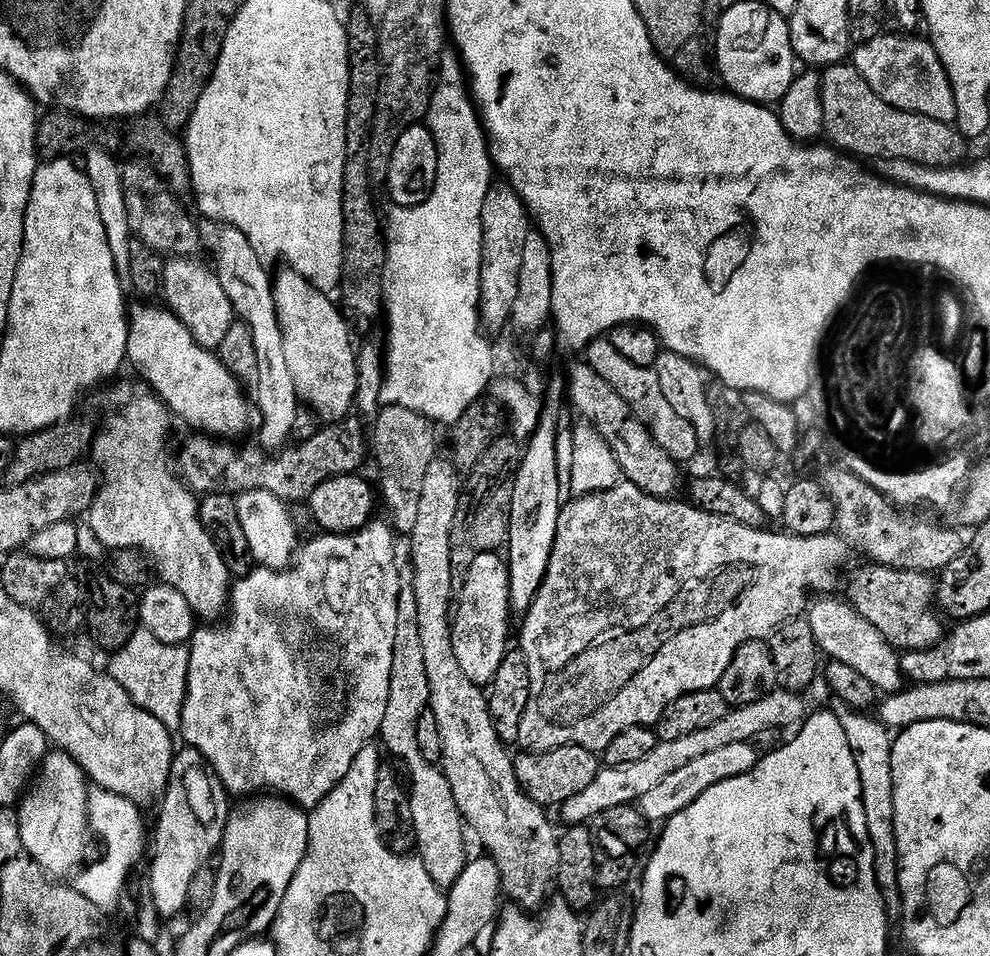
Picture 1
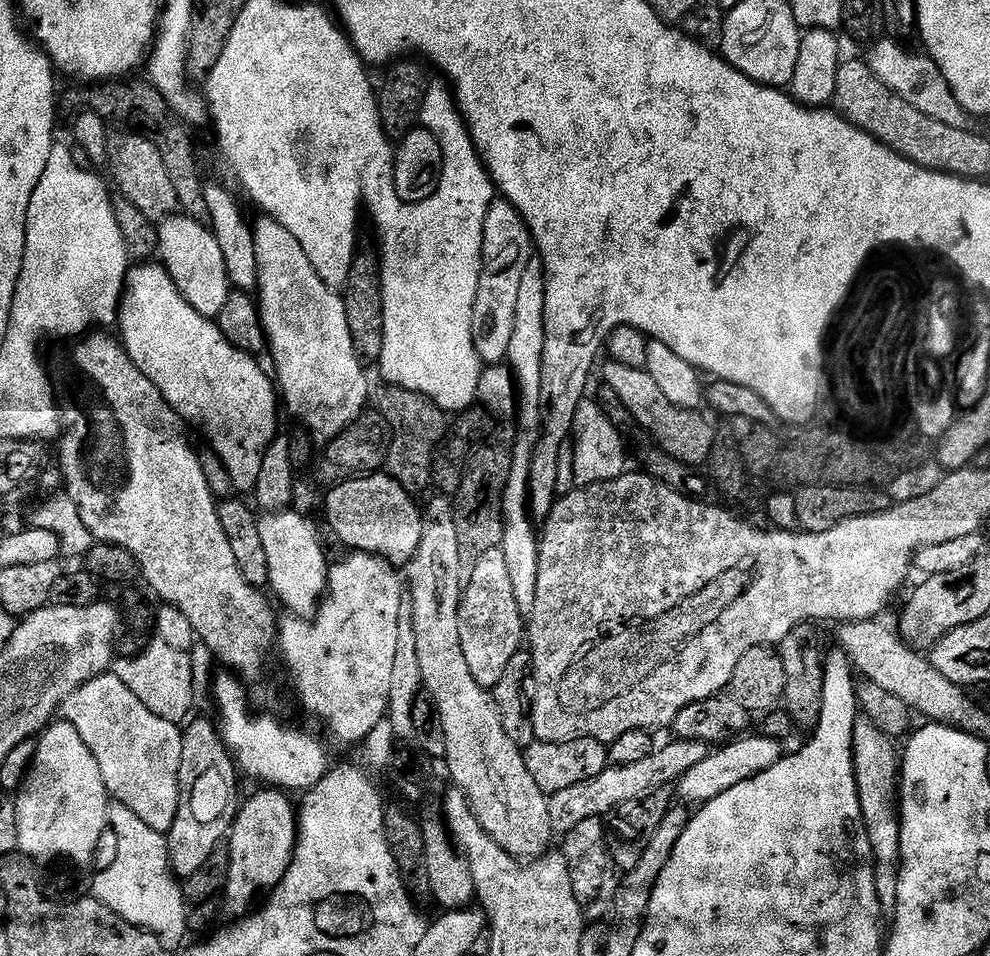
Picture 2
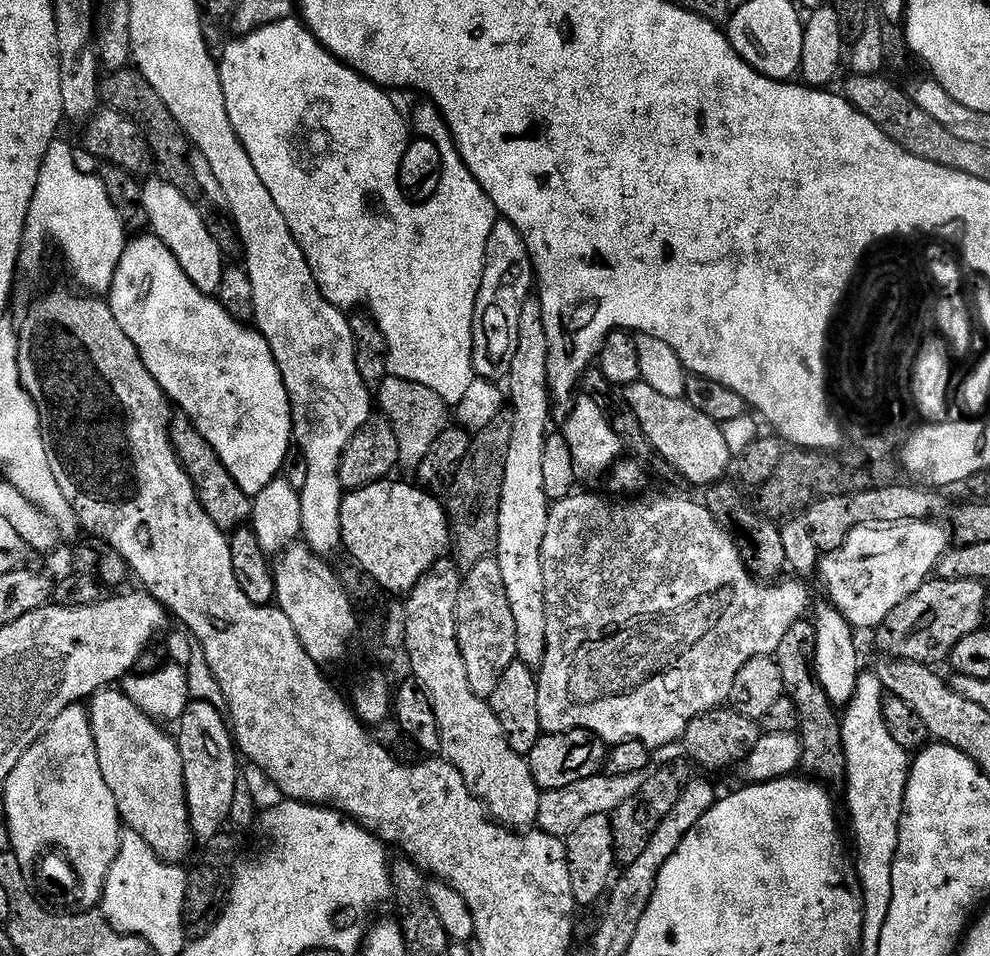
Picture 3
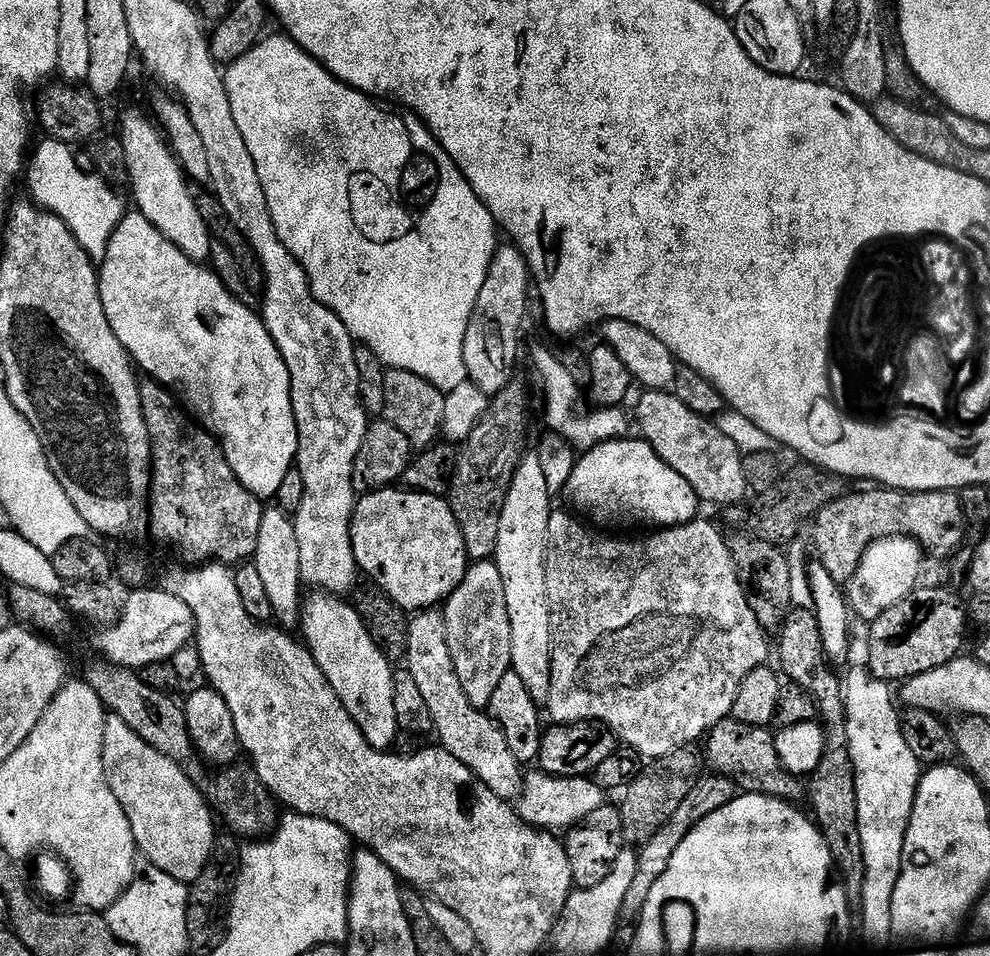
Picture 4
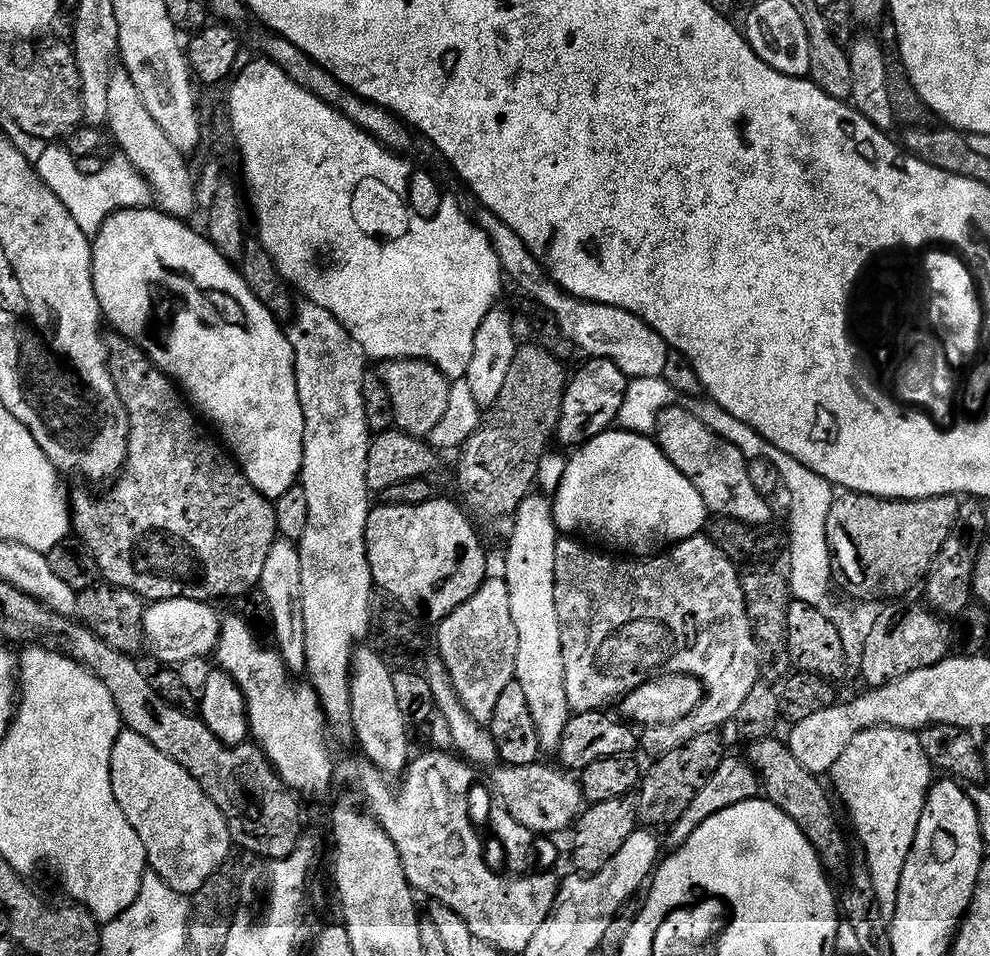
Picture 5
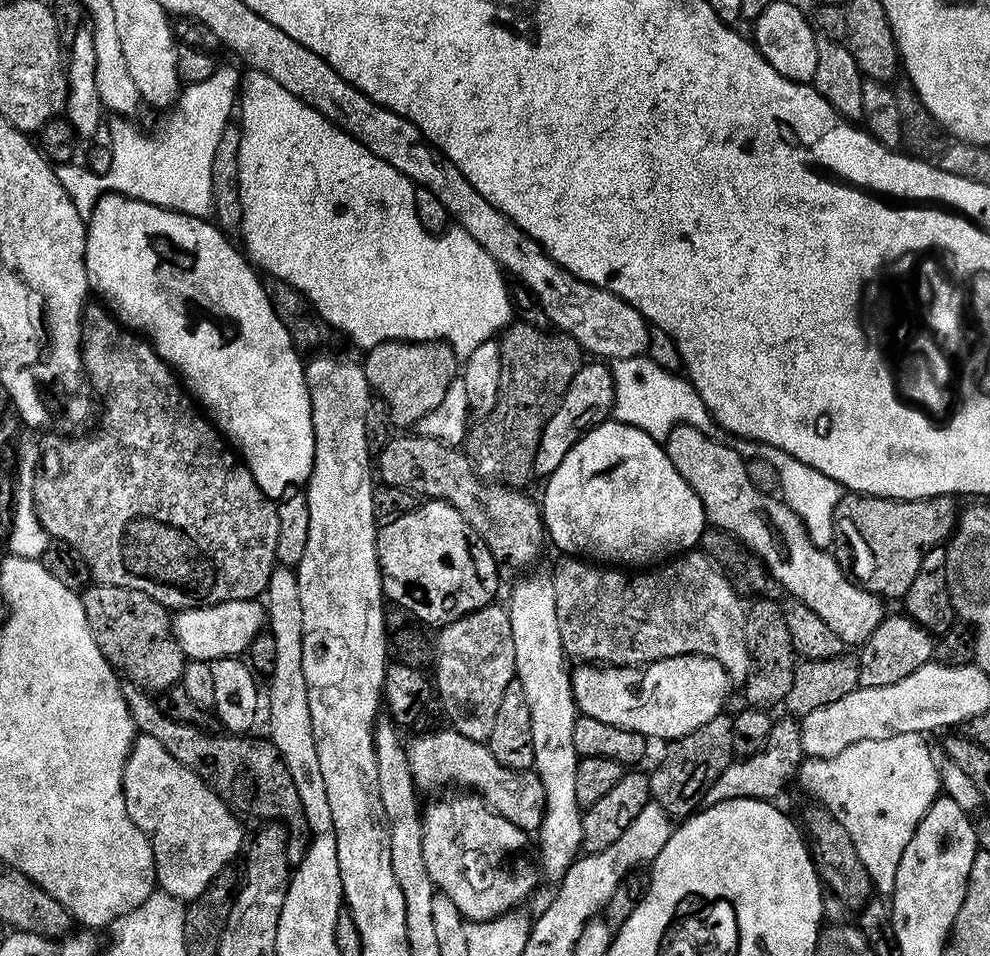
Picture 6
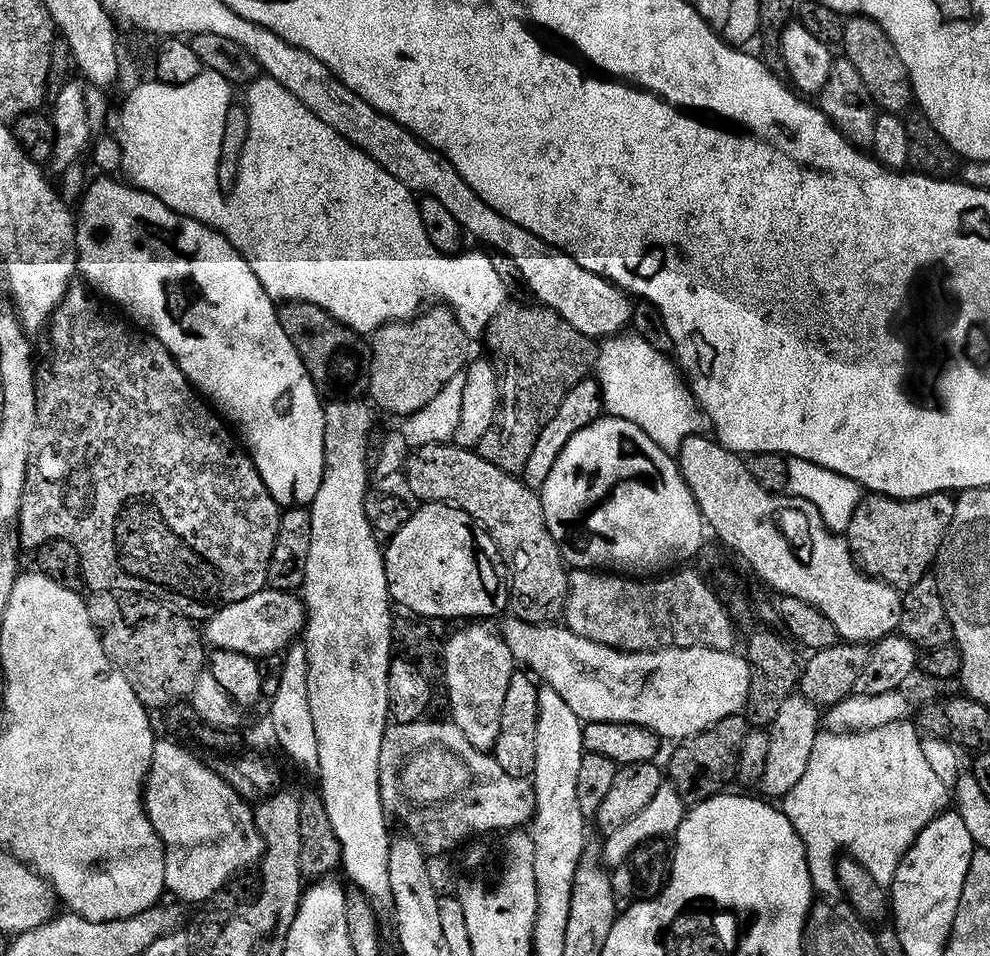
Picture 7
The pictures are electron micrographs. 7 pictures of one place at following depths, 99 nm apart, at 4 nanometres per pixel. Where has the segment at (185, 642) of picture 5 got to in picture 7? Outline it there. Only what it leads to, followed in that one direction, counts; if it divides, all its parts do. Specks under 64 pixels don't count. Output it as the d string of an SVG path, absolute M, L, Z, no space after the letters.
M265 590L246 598L246 602L234 602L222 611L215 612L207 621L202 636L213 649L221 648L253 658L278 655L297 643L306 627L306 609L299 595L290 592Z

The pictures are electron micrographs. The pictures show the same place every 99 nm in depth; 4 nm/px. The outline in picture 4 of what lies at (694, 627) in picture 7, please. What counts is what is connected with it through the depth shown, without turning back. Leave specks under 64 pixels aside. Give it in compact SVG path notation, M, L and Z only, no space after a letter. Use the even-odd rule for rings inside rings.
M556 510L552 513L550 530L548 531L548 557L544 567L546 570L546 594L548 595L550 622L552 623L553 674L546 707L548 707L548 712L553 719L552 722L557 725L576 724L578 721L592 720L598 724L603 724L605 728L615 734L617 741L623 742L629 748L634 748L641 758L647 758L648 760L657 760L666 754L674 754L674 750L686 748L703 741L711 728L718 726L718 722L731 717L734 698L738 698L738 686L742 686L742 678L746 678L746 674L750 674L750 670L765 667L769 663L769 637L766 635L763 626L758 622L758 618L754 618L754 610L750 610L750 602L746 602L746 594L739 584L738 574L735 573L734 562L731 560L730 550L727 549L725 533L720 533L710 521L697 518L691 520L688 524L680 524L676 528L662 528L653 531L648 534L652 536L644 536L641 540L619 540L616 536L603 536L602 533L595 532L595 530L600 530L589 526L583 519L573 515L571 511L568 512ZM668 608L672 608L672 610L674 608L676 610L684 608L684 612L690 612L690 614L710 614L710 630L704 632L704 636L700 636L700 640L696 640L694 648L688 652L684 662L672 670L670 678L674 678L674 682L654 682L654 684L650 684L646 688L640 688L640 690L620 688L620 686L612 688L608 682L610 682L610 676L614 672L618 672L618 676L620 676L620 672L624 672L624 674L628 672L630 686L634 686L634 678L640 678L640 676L648 678L648 672L642 672L640 652L648 652L648 634L664 634L664 624L656 624L654 614L660 614L660 618L664 618L668 622L668 618L666 618ZM580 630L584 630L584 652L582 652L582 648L578 650L578 634L580 634ZM588 648L594 648L594 670L590 666L592 660L584 660Z

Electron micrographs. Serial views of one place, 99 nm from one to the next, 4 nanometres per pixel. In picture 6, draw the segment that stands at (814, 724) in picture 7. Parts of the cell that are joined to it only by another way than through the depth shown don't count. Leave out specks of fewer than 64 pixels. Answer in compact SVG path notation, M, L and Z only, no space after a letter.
M777 719L770 730L770 738L766 738L766 746L754 757L737 759L710 786L710 794L706 794L704 804L713 808L726 802L735 800L766 800L775 801L775 796L780 796L788 788L788 783L795 781L800 774L800 767L804 765L805 754L802 746L800 724L795 719Z

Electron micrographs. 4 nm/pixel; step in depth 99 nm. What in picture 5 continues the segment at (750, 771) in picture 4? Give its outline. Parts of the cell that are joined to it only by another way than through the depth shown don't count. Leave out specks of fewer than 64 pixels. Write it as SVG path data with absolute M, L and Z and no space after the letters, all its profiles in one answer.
M776 739L753 740L747 745L746 759L756 769L756 774L762 781L763 795L774 806L778 806L778 810L786 813L796 823L798 830L802 830L802 834L806 834L806 838L814 846L821 864L824 865L825 872L829 874L847 873L850 868L848 840L844 837L843 830L840 829L840 820L836 817L837 805L834 803L829 789L827 787L824 789L820 785L821 777L806 770L806 766L802 766L802 762L798 762L798 758L794 758L794 754L788 749L787 743L783 739Z

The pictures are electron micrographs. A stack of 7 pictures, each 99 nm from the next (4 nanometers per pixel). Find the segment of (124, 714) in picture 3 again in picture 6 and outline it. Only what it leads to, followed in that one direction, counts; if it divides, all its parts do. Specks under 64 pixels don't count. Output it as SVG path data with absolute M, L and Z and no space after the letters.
M155 738L137 739L126 766L124 793L134 826L146 834L154 850L156 883L176 900L198 899L231 865L228 863L239 854L240 847L241 852L245 847L245 825L228 803L198 774L186 770Z

